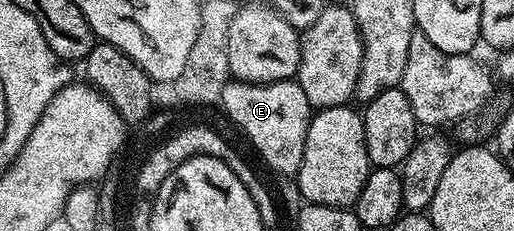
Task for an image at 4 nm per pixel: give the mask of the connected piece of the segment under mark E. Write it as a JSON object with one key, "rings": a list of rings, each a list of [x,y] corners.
{"rings":[[[281,79],[278,83],[227,82],[222,90],[220,107],[246,134],[246,139],[258,150],[265,166],[272,171],[291,177],[297,176],[300,161],[304,161],[304,141],[308,137],[308,125],[312,108],[304,89],[297,81]]]}

